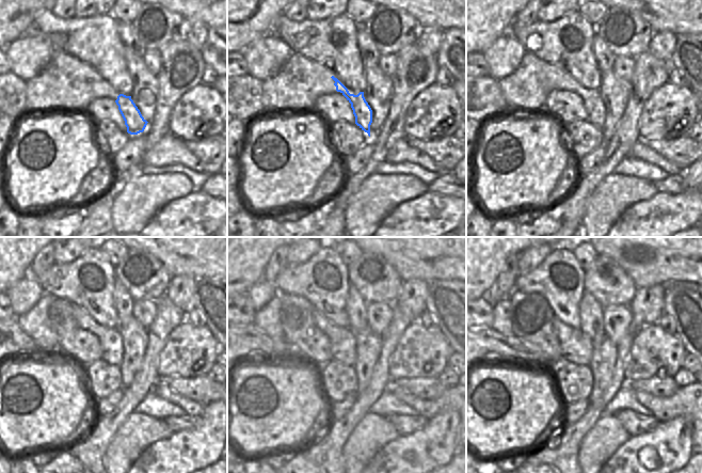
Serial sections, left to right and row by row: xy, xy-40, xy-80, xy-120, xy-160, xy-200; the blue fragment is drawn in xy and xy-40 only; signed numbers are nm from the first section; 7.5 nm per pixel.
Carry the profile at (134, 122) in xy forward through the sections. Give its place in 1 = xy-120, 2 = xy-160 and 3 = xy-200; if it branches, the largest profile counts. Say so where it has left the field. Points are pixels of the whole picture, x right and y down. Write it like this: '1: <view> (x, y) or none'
1: xy-120 (111, 344)
2: xy-160 (342, 342)
3: xy-200 (576, 347)

